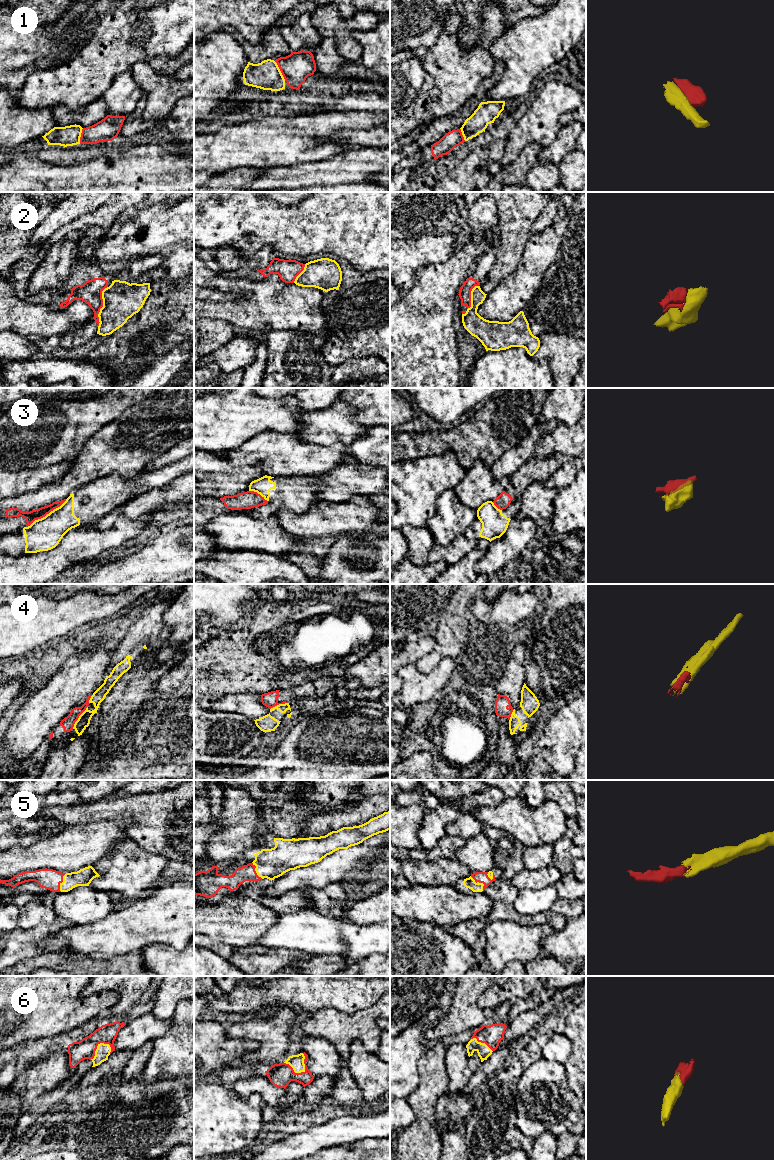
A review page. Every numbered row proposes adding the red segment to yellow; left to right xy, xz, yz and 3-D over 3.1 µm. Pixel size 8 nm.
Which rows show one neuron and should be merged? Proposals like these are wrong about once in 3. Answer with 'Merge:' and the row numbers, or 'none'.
Merge: 5, 6

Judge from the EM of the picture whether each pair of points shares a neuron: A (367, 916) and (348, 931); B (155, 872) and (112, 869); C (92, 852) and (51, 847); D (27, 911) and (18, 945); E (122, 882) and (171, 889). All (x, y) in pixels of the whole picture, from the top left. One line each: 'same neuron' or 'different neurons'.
A: different neurons
B: same neuron
C: same neuron
D: different neurons
E: different neurons

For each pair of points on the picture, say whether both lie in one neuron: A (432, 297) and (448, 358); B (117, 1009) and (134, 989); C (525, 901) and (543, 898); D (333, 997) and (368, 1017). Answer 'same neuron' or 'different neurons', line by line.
A: same neuron
B: same neuron
C: same neuron
D: different neurons

